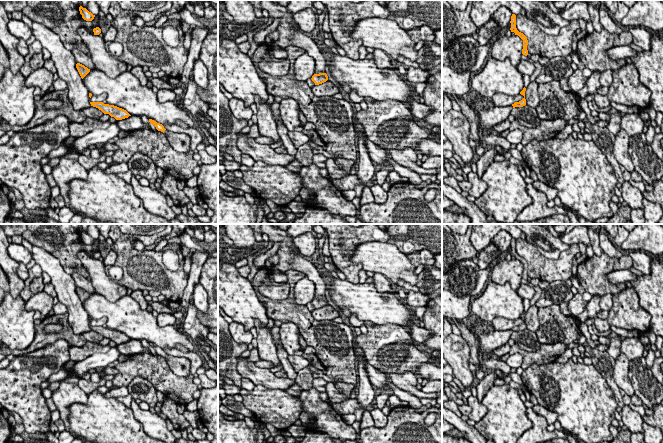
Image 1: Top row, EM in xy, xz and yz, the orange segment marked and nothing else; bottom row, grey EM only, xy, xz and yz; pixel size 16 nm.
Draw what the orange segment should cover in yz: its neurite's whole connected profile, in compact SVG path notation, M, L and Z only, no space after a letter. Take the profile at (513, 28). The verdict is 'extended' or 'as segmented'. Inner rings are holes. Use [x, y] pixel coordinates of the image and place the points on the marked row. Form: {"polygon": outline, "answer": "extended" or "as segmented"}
{"polygon": "M512 14L510 23L511 23L511 28L510 28L511 32L514 32L515 35L518 35L523 40L522 54L527 56L528 55L528 50L527 50L528 40L527 40L527 37L523 33L519 32L516 28L515 14Z", "answer": "as segmented"}

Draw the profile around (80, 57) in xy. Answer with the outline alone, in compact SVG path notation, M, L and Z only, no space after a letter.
M73 49L71 52L74 55L77 63L84 65L88 69L96 68L95 65L92 62L92 59L87 54L81 52L78 49Z

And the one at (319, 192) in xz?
M303 166L299 175L304 186L299 192L302 202L343 217L356 216L357 208L353 202L346 200L331 181L321 176L318 166Z

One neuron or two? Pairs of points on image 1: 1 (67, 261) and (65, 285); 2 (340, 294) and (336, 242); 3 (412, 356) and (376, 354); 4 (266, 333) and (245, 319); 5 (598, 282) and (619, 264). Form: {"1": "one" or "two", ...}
{"1": "two", "2": "two", "3": "one", "4": "two", "5": "one"}

